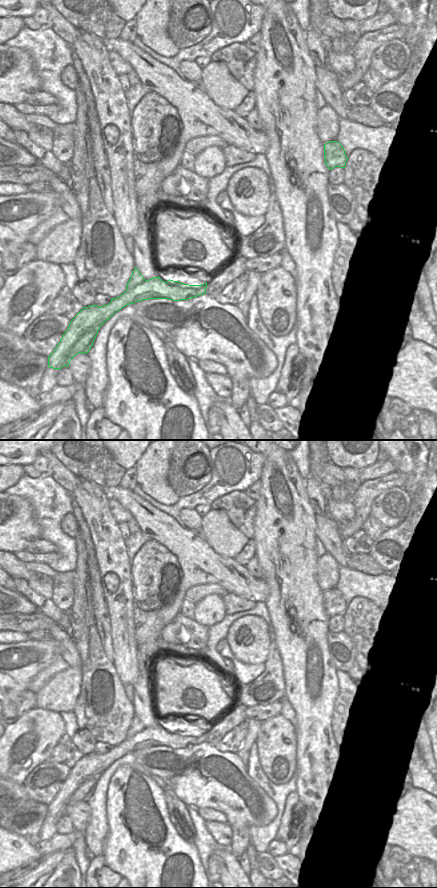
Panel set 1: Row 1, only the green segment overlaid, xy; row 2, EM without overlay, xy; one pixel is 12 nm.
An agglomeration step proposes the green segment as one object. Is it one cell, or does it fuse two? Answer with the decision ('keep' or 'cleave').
cleave

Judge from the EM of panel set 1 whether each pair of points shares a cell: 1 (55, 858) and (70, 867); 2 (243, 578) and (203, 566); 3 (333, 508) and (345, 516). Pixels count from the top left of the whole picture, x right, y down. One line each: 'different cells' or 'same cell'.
1: different cells
2: same cell
3: same cell

